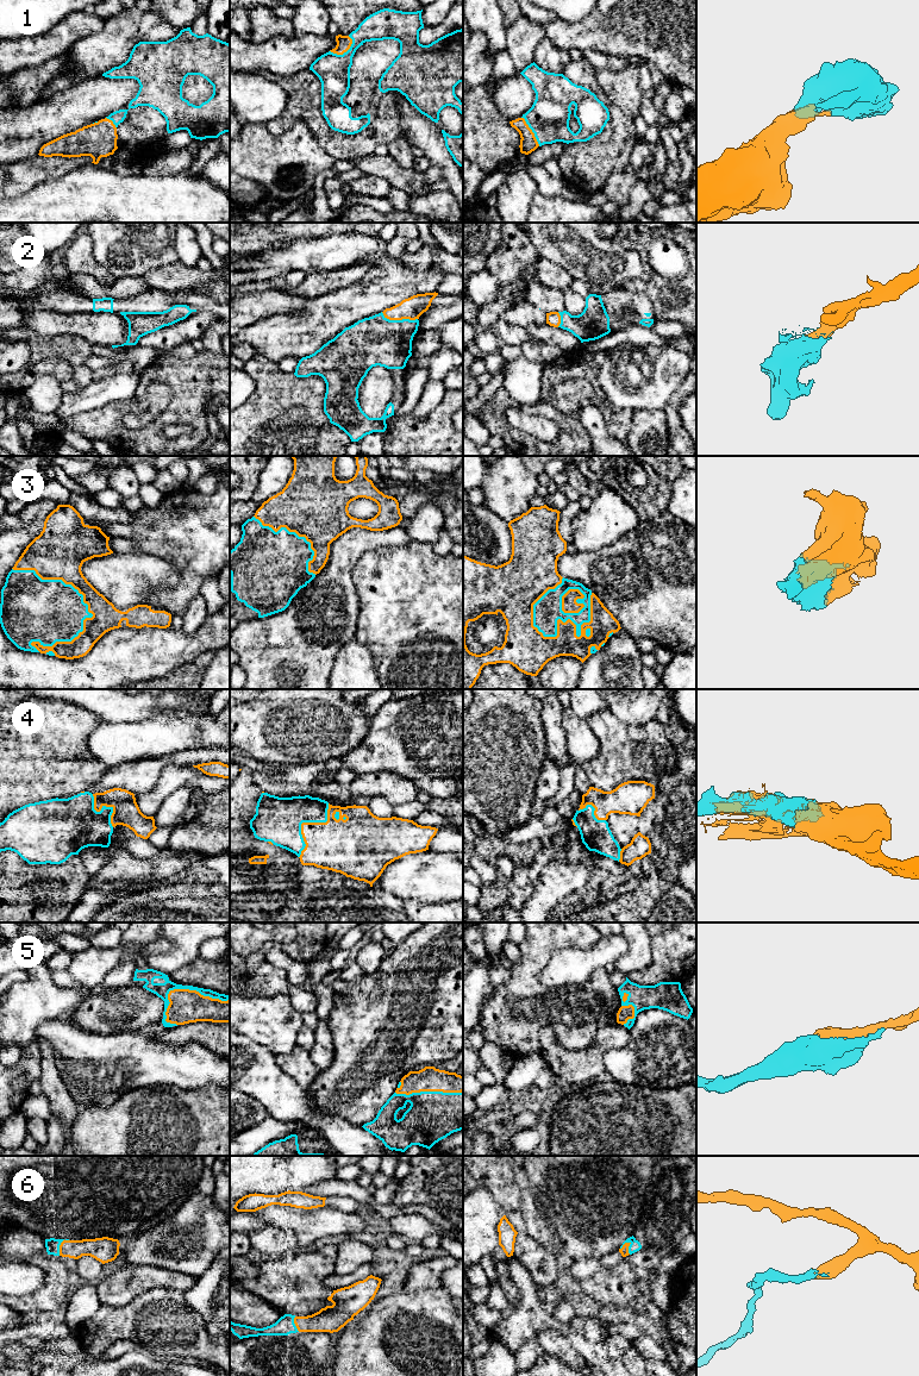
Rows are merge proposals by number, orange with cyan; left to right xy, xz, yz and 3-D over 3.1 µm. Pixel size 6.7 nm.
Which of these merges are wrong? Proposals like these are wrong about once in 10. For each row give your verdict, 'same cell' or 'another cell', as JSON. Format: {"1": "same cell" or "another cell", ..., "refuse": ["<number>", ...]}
{"1": "same cell", "2": "same cell", "3": "same cell", "4": "same cell", "5": "same cell", "6": "same cell", "refuse": []}

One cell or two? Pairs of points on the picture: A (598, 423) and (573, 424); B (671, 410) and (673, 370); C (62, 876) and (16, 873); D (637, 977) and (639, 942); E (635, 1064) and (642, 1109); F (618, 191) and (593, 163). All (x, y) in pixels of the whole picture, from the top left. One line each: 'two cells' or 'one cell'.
A: two cells
B: two cells
C: one cell
D: two cells
E: two cells
F: two cells

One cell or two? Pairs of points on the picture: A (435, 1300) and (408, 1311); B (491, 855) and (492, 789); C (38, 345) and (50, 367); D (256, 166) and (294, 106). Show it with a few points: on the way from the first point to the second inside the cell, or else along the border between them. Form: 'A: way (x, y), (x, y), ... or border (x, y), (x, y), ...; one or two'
A: way (429, 1306), (424, 1311), (414, 1311); one
B: border (487, 835), (502, 838); two
C: border (32, 364), (39, 361), (66, 361), (73, 368); two
D: border (300, 122), (276, 135), (273, 135), (263, 125); two

